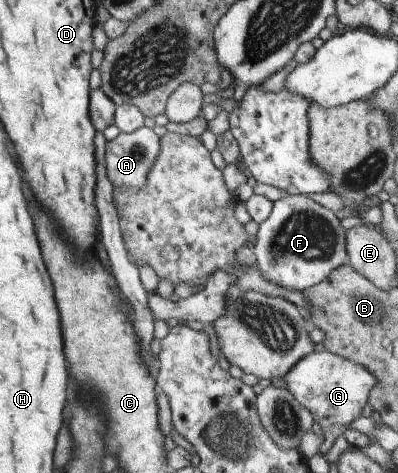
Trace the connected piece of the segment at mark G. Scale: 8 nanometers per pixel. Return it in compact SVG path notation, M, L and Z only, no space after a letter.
M326 350L312 352L299 359L279 379L284 381L284 389L310 412L313 421L320 426L323 441L317 451L321 454L330 449L336 437L342 435L353 419L361 416L361 409L377 382L376 378L361 365Z

